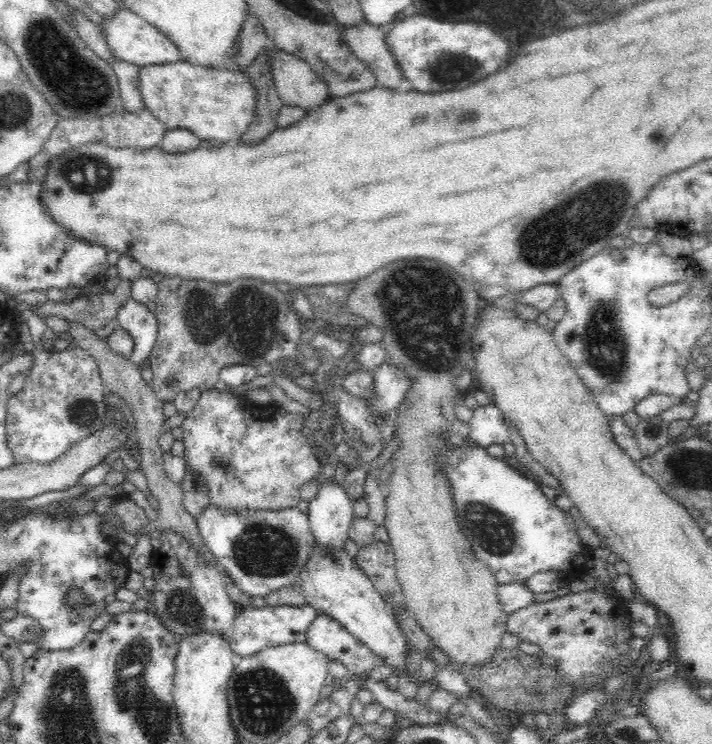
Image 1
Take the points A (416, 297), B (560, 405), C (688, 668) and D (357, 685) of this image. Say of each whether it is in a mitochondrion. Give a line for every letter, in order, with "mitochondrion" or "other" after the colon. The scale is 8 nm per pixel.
A: mitochondrion
B: other
C: other
D: other

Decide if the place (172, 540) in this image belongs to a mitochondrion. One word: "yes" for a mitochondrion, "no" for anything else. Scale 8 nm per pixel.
no

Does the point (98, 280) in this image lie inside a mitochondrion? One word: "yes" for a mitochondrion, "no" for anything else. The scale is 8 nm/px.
no

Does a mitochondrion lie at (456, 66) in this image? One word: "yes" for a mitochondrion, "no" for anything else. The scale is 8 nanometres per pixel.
yes

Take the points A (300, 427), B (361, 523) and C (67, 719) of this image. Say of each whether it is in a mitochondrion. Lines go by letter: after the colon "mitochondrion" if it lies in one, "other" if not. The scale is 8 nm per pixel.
A: other
B: other
C: mitochondrion

